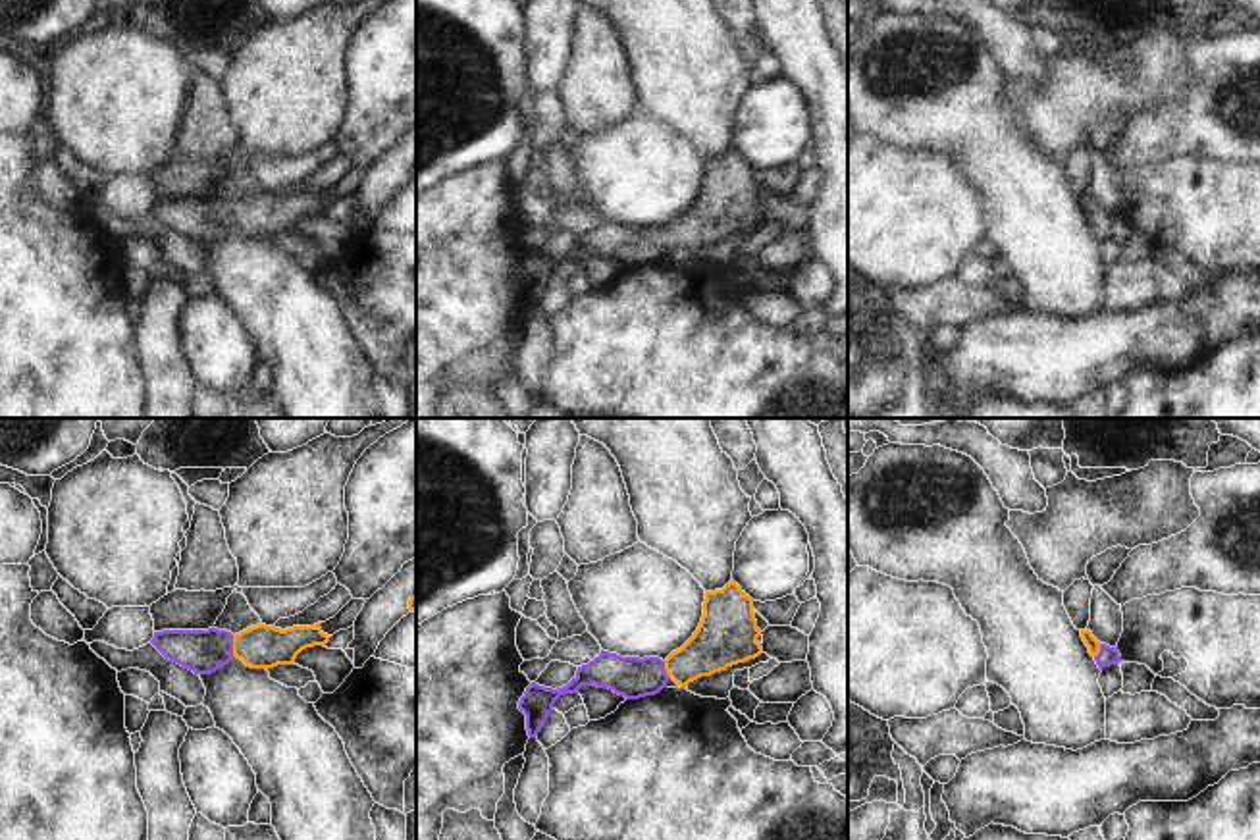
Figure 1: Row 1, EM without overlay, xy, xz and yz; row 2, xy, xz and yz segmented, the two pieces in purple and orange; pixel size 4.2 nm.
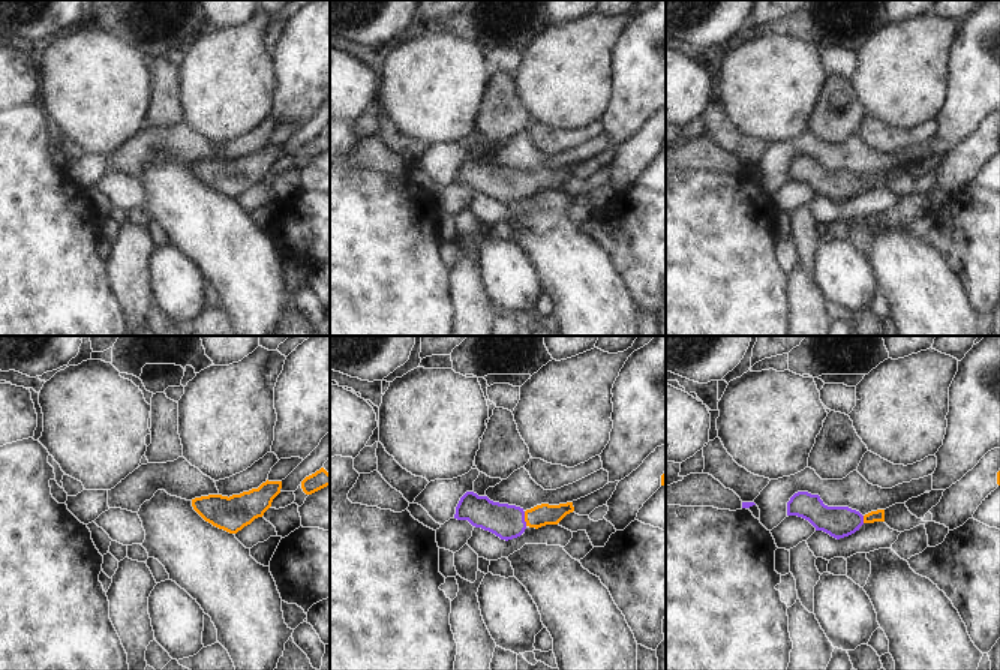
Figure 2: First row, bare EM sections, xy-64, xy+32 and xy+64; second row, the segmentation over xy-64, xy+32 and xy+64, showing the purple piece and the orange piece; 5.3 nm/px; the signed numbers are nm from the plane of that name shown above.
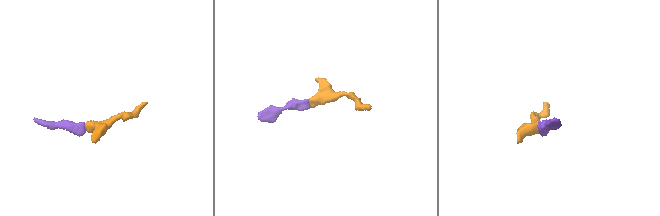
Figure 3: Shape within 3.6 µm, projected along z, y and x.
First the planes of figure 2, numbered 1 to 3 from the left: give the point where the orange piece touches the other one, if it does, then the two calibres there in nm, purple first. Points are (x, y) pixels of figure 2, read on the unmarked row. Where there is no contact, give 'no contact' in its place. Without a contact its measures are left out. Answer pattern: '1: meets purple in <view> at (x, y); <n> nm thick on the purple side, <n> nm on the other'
1: no contact
2: meets purple in xy+32 at (523, 183); 190 nm thick on the purple side, 120 nm on the other
3: meets purple in xy+64 at (862, 183); 170 nm thick on the purple side, 60 nm on the other

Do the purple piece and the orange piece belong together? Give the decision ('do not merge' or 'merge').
merge

